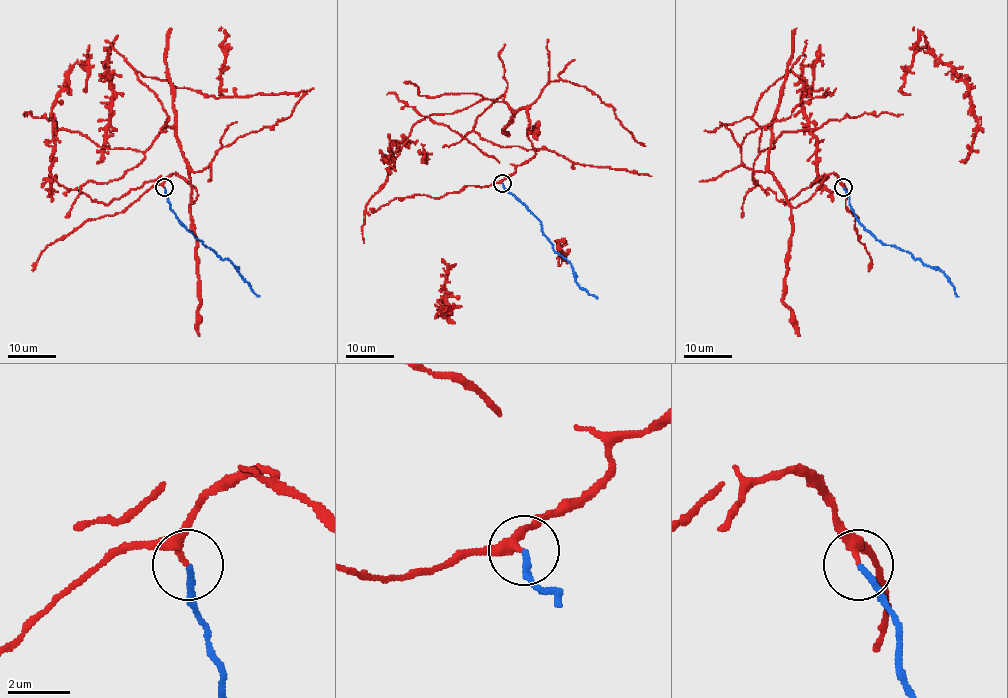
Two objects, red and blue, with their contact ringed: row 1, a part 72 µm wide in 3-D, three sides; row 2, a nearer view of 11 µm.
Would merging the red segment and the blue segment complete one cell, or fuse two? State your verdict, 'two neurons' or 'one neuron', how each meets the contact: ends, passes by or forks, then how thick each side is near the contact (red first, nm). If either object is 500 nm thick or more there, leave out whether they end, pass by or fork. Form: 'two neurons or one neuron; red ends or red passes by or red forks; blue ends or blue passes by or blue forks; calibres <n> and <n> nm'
one neuron; red passes by; blue ends; calibres 200 and 190 nm

